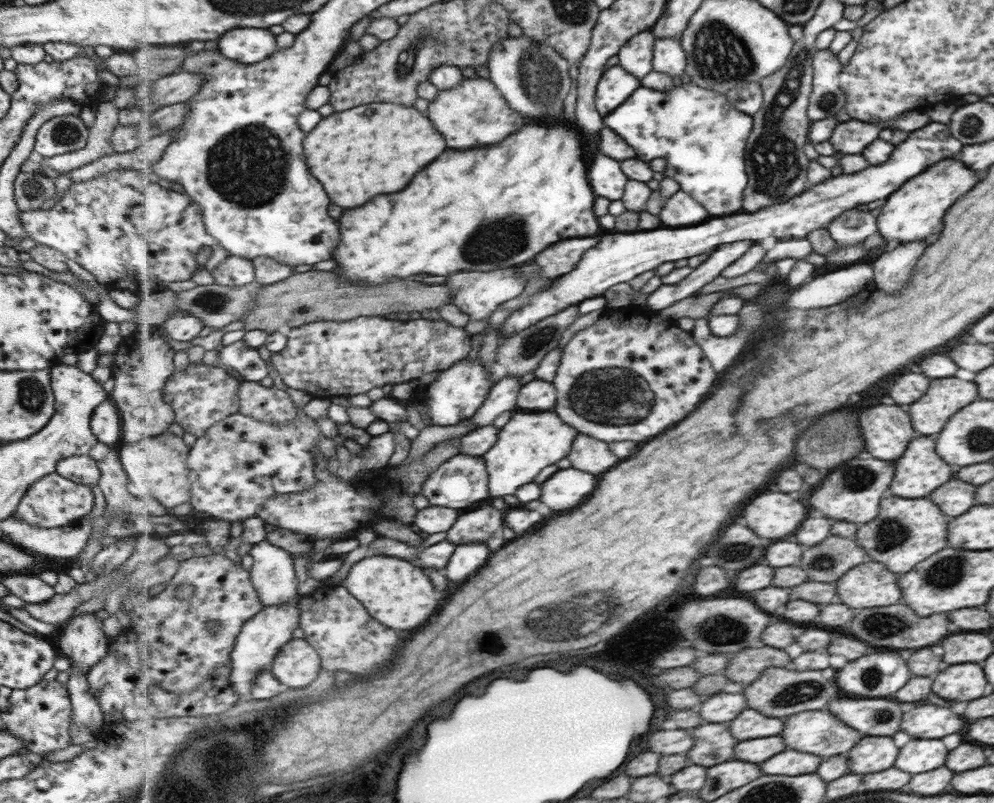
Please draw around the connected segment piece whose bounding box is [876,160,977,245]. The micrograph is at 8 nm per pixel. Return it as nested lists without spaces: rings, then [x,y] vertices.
[[[945,160],[945,162],[937,162],[935,165],[928,166],[917,177],[913,177],[909,181],[905,181],[895,193],[884,199],[884,203],[880,208],[880,213],[876,216],[876,232],[882,236],[886,242],[894,240],[899,245],[903,242],[911,242],[915,240],[925,241],[931,234],[937,234],[943,226],[943,212],[959,198],[963,196],[963,192],[967,192],[973,184],[977,182],[975,170],[965,168],[959,160]]]

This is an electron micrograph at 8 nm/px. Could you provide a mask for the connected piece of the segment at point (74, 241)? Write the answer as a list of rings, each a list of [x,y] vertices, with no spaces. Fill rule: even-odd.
[[[127,169],[110,170],[95,179],[73,182],[64,190],[62,197],[47,210],[18,211],[21,228],[36,243],[58,250],[90,272],[95,280],[115,296],[127,295],[129,299],[152,298],[158,300],[173,282],[192,280],[202,269],[213,272],[230,257],[217,238],[207,232],[202,208],[187,194],[167,190],[166,184],[143,172]],[[201,248],[211,248],[211,255],[201,264],[197,254]]]

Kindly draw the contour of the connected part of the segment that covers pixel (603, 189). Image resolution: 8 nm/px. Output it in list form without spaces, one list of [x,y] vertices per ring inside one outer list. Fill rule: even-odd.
[[[599,152],[590,165],[589,182],[598,197],[622,200],[628,177],[623,173],[620,160]]]

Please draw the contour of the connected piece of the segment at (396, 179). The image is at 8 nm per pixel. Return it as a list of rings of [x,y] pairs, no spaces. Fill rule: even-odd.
[[[387,102],[335,112],[305,138],[309,170],[325,182],[333,202],[345,208],[359,208],[379,194],[405,190],[413,176],[445,150],[443,134],[423,112]]]

